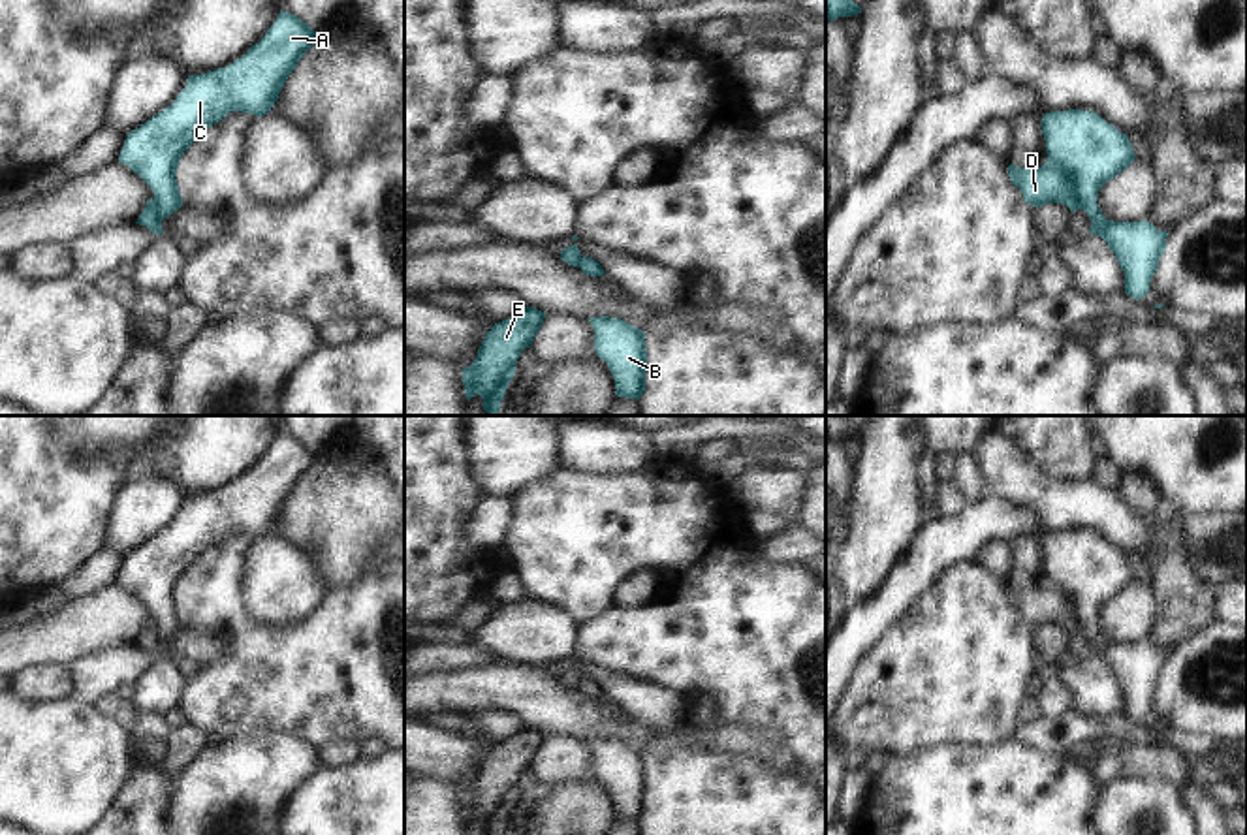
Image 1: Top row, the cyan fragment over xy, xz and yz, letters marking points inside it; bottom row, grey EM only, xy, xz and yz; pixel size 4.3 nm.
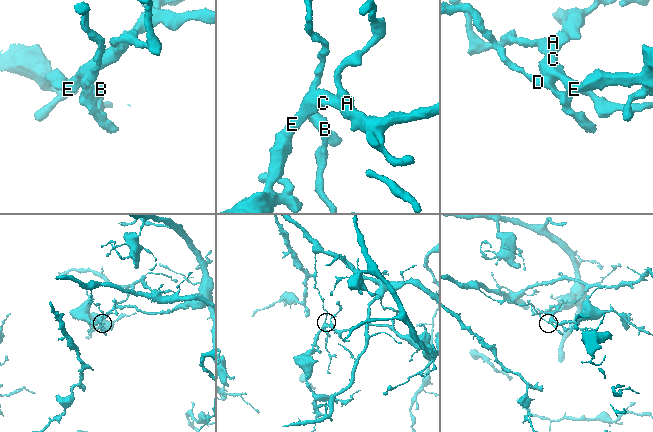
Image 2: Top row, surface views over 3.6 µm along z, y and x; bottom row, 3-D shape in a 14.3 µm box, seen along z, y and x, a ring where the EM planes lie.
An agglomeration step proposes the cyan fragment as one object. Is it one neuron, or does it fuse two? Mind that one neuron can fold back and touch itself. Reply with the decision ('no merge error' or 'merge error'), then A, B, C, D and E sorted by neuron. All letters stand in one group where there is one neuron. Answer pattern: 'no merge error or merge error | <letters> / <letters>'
merge error | A C E / B D

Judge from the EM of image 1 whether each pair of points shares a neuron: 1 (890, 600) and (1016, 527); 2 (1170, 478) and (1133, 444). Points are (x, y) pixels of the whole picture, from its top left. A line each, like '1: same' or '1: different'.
1: same
2: same

